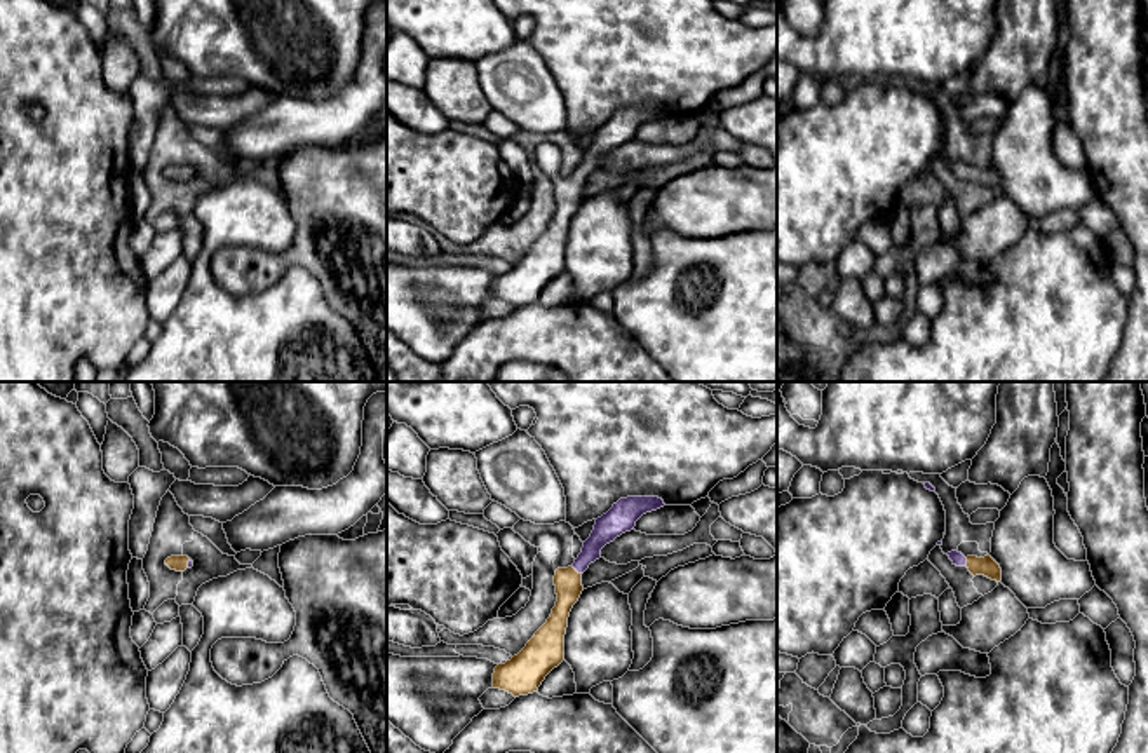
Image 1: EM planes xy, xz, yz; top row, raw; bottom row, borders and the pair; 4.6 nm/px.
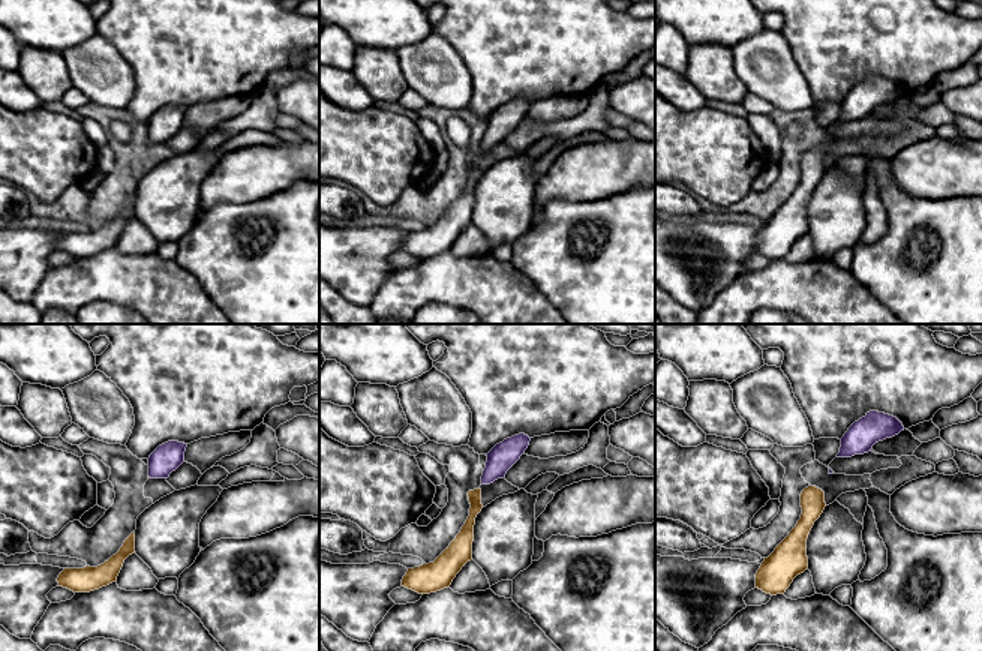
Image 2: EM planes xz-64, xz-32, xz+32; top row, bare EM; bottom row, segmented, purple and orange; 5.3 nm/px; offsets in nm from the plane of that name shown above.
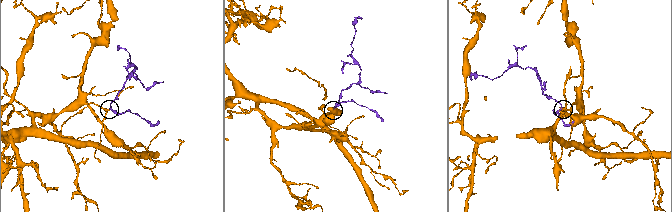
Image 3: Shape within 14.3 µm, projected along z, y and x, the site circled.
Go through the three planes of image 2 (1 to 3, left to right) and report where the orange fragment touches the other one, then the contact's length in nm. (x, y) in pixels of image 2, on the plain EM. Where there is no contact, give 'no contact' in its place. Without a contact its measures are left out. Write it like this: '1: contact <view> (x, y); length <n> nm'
1: no contact
2: no contact
3: no contact

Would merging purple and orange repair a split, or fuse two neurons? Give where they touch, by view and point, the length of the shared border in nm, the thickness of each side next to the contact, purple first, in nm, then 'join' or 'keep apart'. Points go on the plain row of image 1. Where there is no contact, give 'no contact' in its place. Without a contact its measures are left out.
xz (577, 180) | 60 nm | 120/130 nm | join

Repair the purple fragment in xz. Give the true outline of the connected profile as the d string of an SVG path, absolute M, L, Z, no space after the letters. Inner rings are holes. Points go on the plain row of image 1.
M627 106L596 129L594 139L584 152L575 173L556 180L557 211L550 227L517 265L495 277L493 298L505 300L514 307L538 302L545 286L564 270L564 244L570 221L584 200L582 183L601 167L601 159L606 153L634 139L636 131L643 124L664 115L664 110L658 106Z

